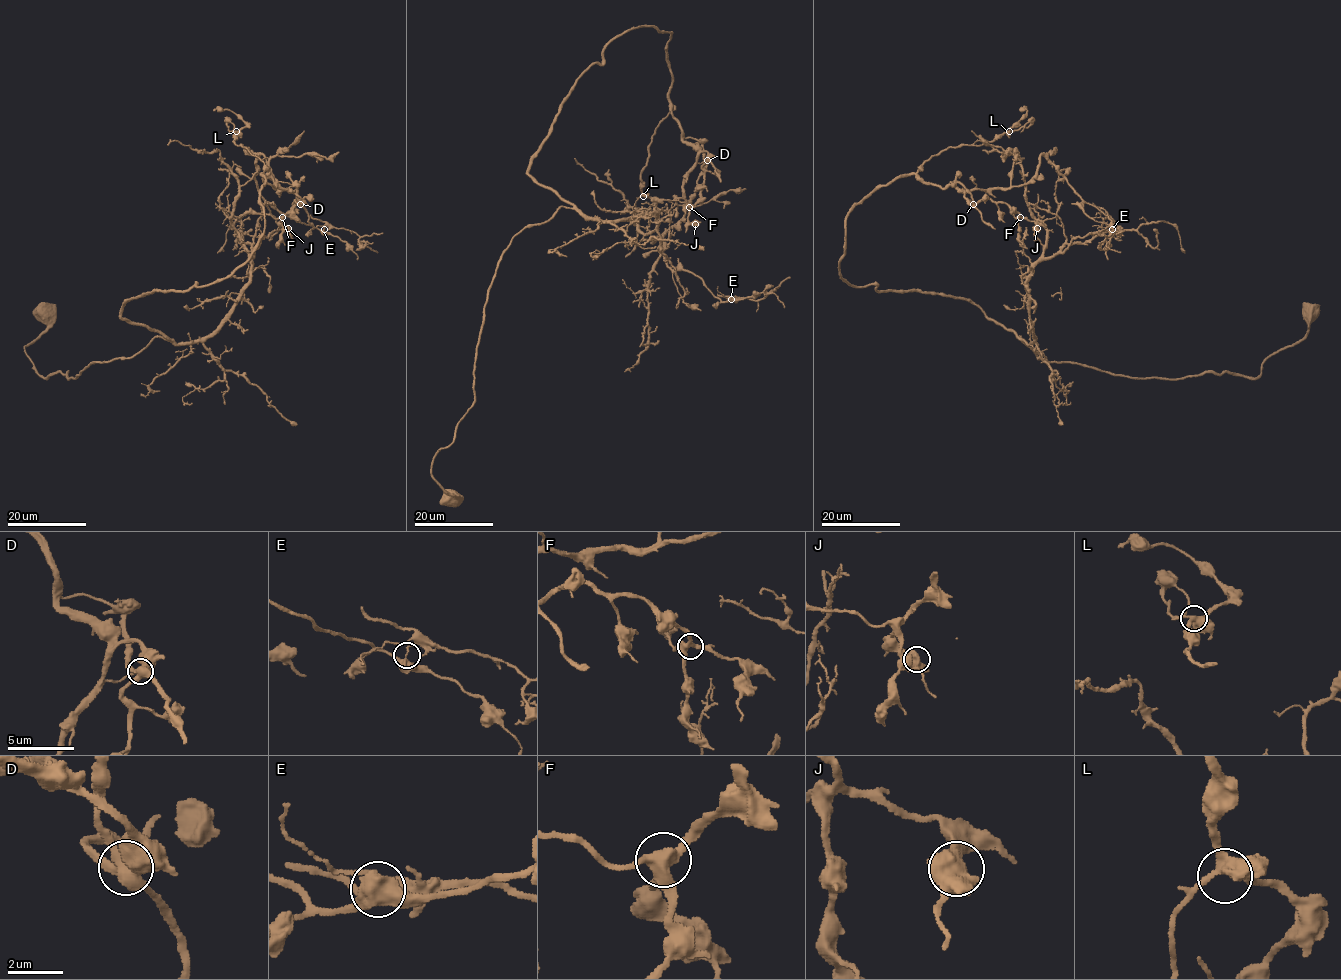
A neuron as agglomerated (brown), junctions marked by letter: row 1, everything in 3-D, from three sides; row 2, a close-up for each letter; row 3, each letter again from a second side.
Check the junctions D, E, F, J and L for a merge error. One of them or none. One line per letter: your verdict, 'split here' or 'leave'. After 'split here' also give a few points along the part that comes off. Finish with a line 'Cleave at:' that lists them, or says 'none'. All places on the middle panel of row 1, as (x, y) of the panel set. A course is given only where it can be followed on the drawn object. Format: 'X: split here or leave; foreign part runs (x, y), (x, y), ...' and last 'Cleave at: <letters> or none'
D: split here; foreign part runs (707, 160), (714, 166), (720, 182), (652, 247), (643, 248), (632, 238)
E: leave
F: leave
J: leave
L: leave
Cleave at: D

